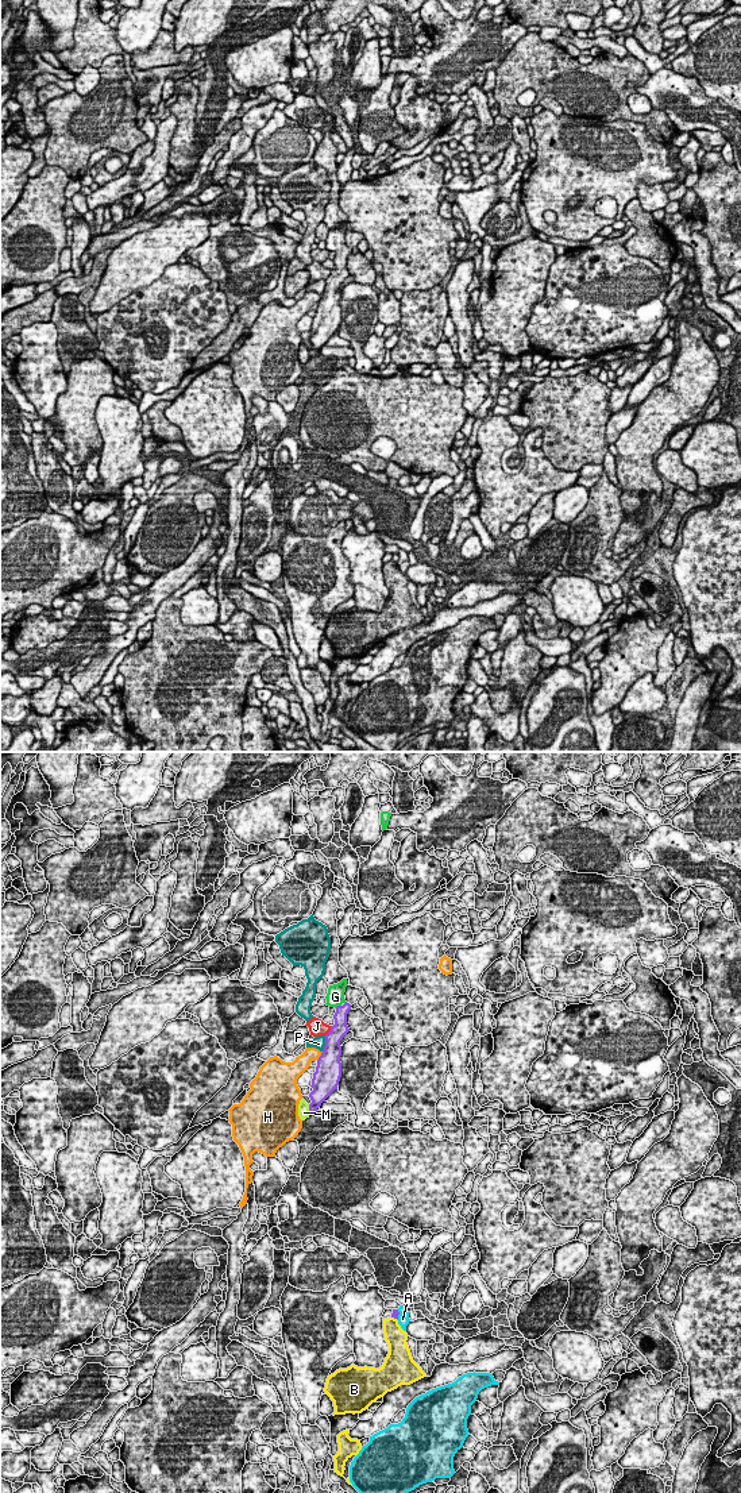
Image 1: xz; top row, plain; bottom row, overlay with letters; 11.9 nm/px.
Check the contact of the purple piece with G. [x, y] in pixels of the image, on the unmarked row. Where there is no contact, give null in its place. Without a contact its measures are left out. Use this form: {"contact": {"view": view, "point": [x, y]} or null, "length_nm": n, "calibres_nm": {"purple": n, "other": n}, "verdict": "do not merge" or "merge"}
{"contact": {"view": "xz", "point": [338, 250]}, "length_nm": 90, "calibres_nm": {"purple": 160, "other": 220}, "verdict": "merge"}

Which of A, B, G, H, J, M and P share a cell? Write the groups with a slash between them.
A / B / G / H / J / M / P

